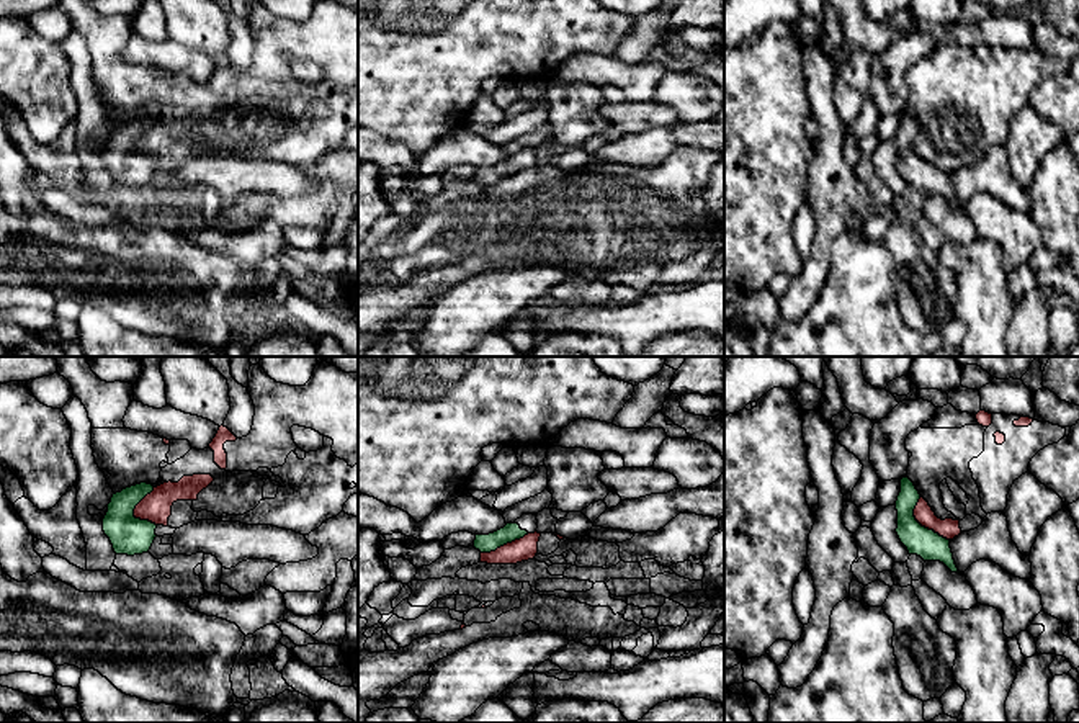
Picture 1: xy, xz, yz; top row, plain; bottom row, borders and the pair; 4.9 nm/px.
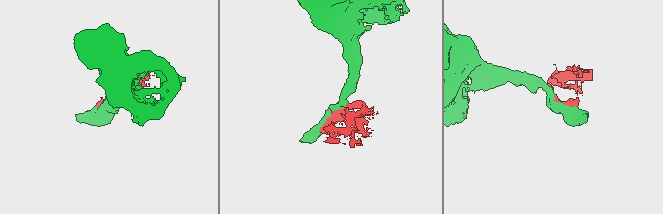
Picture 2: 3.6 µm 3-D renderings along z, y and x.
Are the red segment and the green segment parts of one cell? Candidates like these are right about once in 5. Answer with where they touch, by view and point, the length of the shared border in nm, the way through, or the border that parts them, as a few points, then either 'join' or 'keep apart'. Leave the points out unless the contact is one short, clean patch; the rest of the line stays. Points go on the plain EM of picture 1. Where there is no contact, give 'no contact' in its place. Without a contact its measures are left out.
contact yz (922, 159); length 260 nm; keep apart

